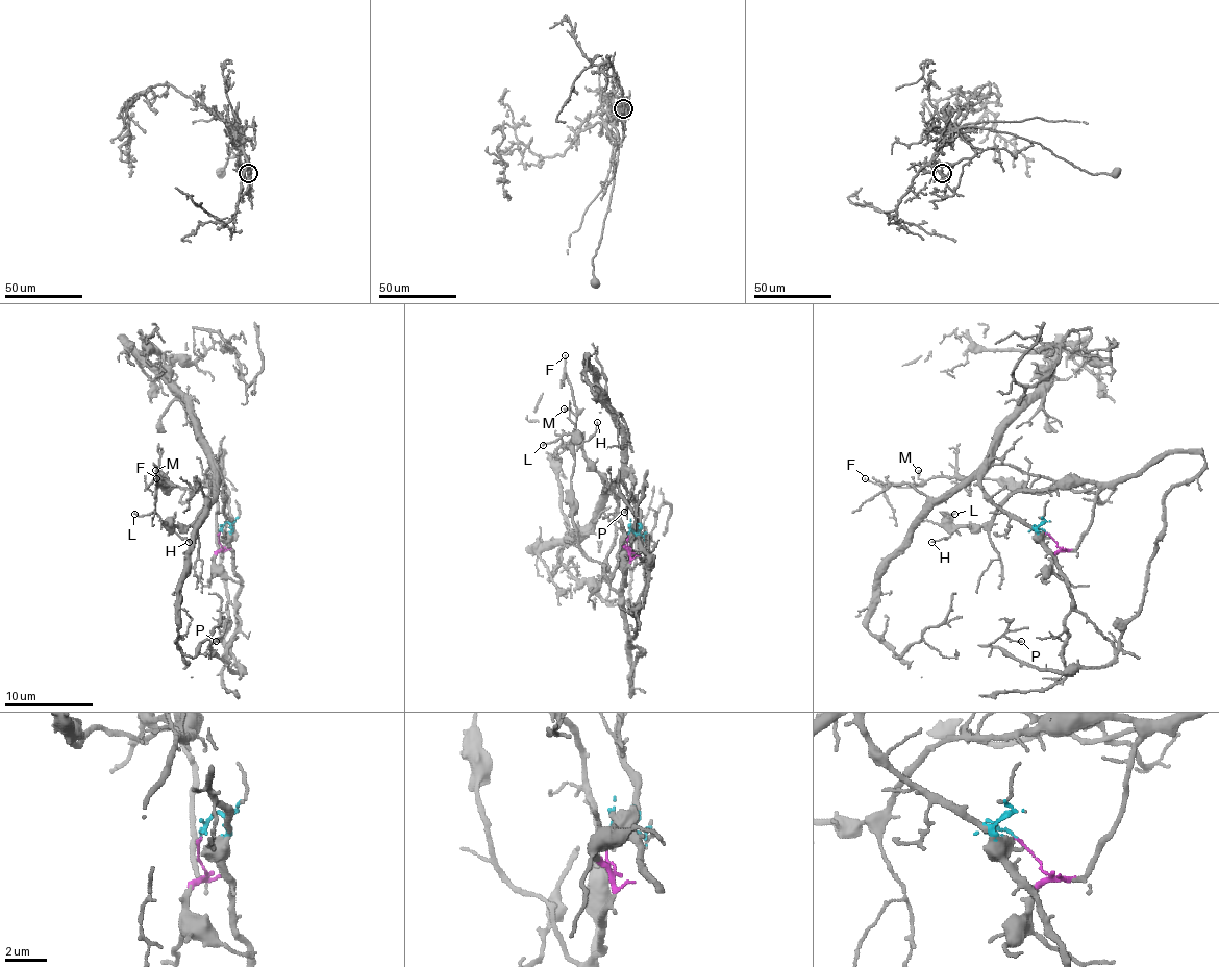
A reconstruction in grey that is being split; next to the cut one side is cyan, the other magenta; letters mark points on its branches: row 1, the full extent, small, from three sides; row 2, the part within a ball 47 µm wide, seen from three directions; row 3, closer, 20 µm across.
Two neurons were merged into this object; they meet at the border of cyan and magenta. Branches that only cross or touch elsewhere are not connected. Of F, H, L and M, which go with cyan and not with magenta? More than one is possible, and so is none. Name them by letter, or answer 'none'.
none

